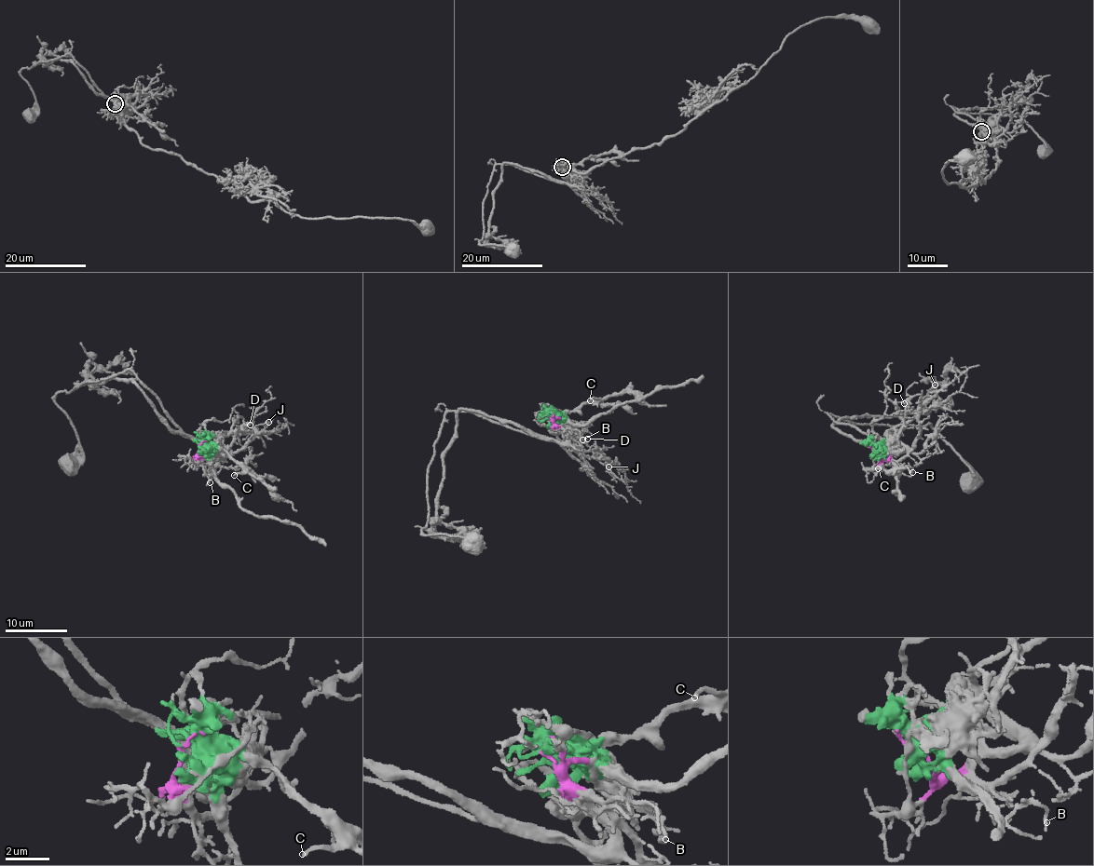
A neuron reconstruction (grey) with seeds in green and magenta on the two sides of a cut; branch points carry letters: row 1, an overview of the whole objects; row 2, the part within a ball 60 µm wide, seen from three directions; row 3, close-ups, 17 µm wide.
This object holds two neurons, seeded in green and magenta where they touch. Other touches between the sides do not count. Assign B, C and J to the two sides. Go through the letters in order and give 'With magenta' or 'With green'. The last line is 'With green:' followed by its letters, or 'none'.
B: With magenta
C: With green
J: With magenta
With green: C

